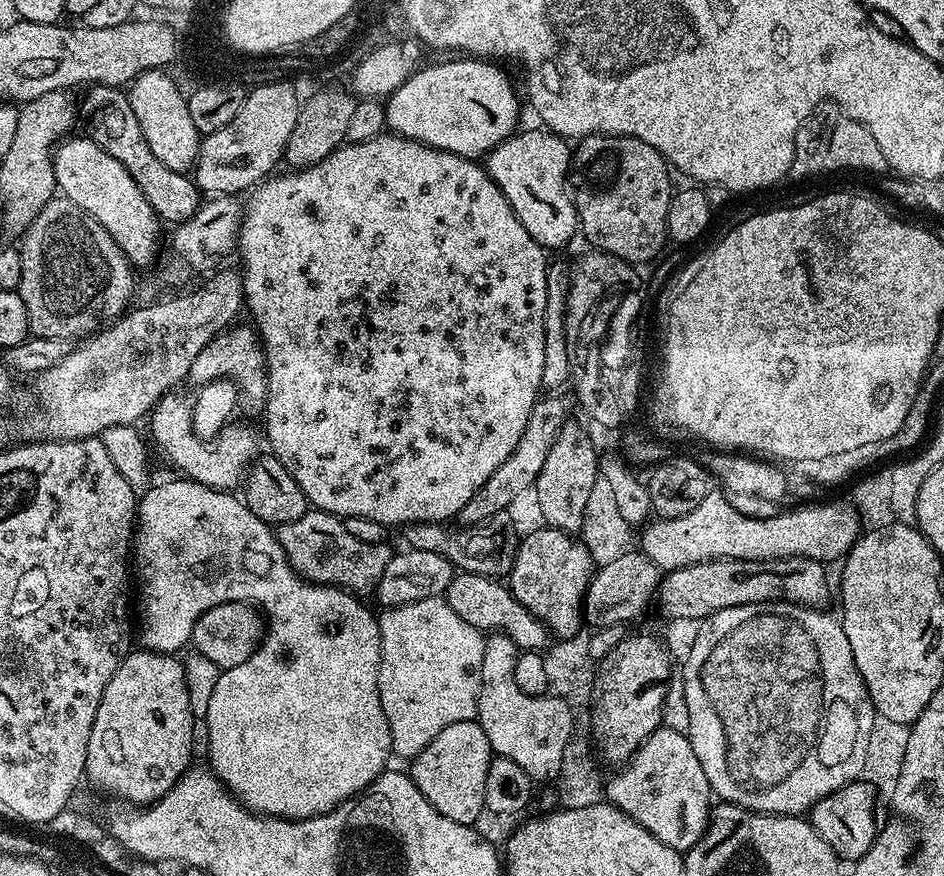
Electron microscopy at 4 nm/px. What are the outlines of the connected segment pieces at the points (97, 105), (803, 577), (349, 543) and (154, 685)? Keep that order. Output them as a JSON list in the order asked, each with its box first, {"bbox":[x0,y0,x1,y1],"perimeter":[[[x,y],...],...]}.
[{"bbox":[78,84,202,226],"perimeter":[[[98,84],[87,89],[88,92],[78,104],[78,116],[82,121],[82,128],[86,135],[110,158],[118,158],[122,166],[138,184],[138,190],[150,202],[150,206],[165,225],[175,226],[186,222],[201,206],[202,193],[196,187],[193,177],[183,172],[170,170],[160,159],[154,158],[150,146],[146,146],[146,138],[138,126],[138,118],[134,118],[134,110],[128,101],[127,91],[111,88],[105,84]]]},{"bbox":[656,556,828,620],"perimeter":[[[782,556],[779,560],[733,560],[717,558],[676,568],[661,577],[656,608],[672,620],[707,619],[718,610],[747,604],[787,602],[802,608],[820,608],[828,600],[828,572],[823,563],[805,556]]]},{"bbox":[275,511,394,594],"perimeter":[[[306,511],[302,518],[279,525],[275,534],[290,566],[301,578],[309,580],[311,584],[330,584],[334,588],[343,588],[353,594],[375,593],[382,573],[394,555],[387,543],[358,542],[358,538],[346,530],[343,519],[331,512]]]},{"bbox":[86,650,192,806],"perimeter":[[[147,650],[129,651],[124,661],[114,670],[114,678],[106,682],[94,726],[90,730],[90,746],[86,750],[87,783],[117,796],[120,802],[132,806],[147,806],[161,800],[188,771],[192,760],[192,723],[190,698],[186,694],[184,665],[175,655]]]}]

